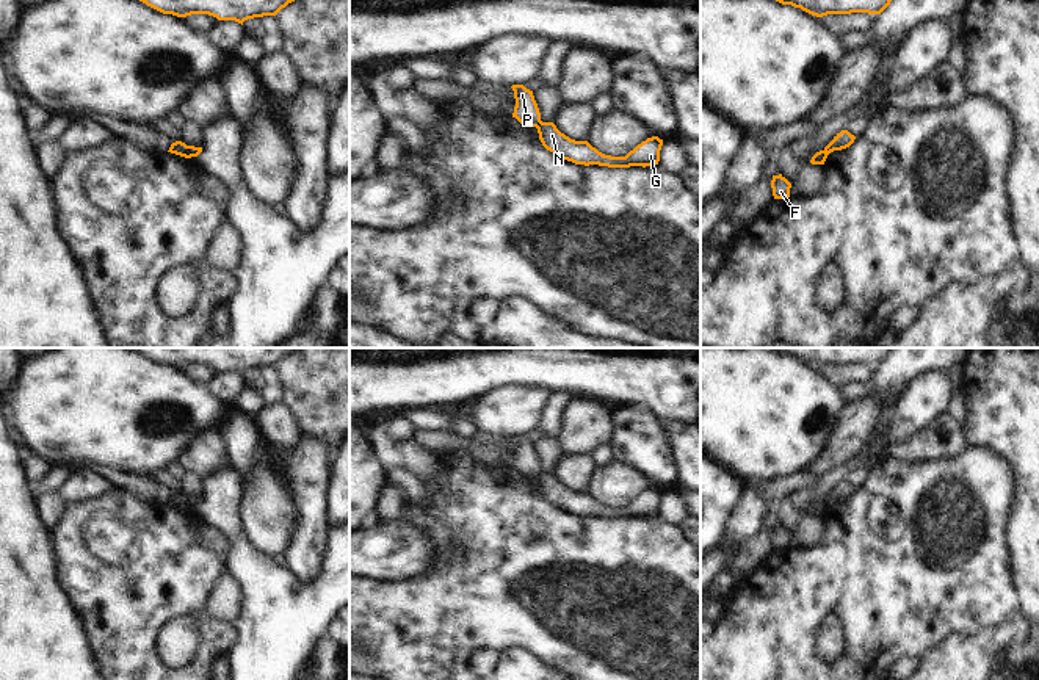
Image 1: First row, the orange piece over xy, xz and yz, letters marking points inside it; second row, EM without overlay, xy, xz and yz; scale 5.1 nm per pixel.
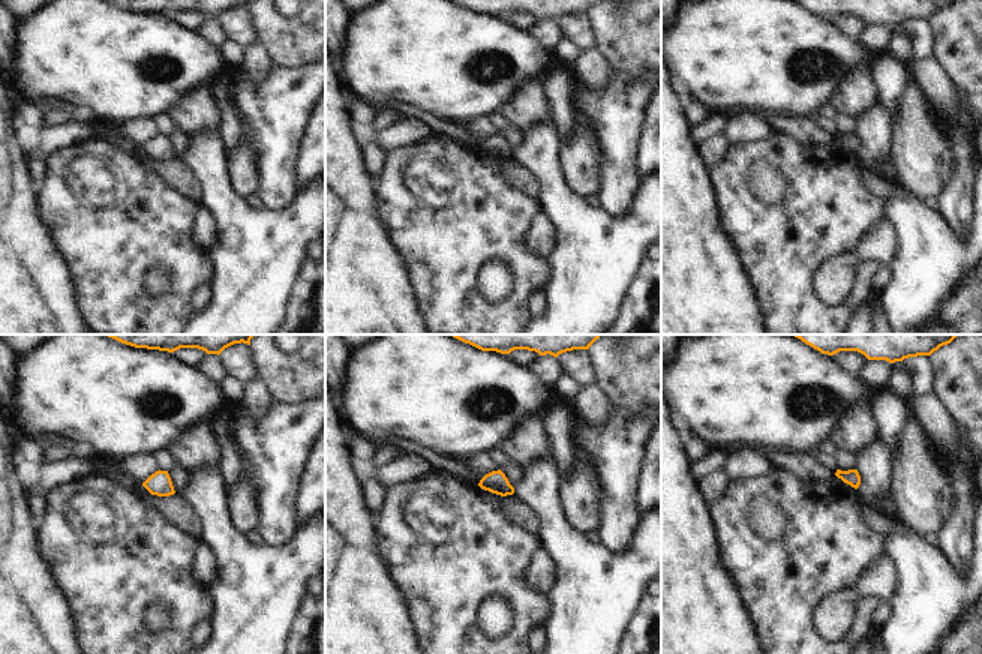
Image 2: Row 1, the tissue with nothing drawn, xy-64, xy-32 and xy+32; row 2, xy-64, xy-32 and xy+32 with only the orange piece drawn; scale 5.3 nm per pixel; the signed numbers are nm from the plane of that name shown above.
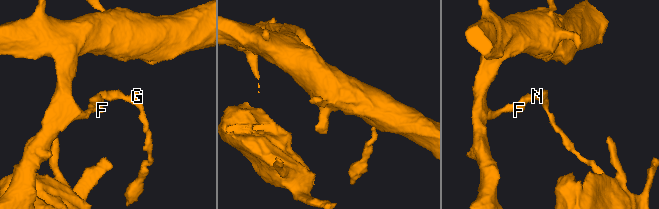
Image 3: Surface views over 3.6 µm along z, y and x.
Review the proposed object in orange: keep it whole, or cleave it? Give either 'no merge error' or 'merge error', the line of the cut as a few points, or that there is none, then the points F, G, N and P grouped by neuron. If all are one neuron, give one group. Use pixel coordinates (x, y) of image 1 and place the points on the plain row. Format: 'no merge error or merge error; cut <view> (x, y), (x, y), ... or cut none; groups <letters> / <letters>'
merge error; cut xz (541, 472), (536, 478); groups F P / G N

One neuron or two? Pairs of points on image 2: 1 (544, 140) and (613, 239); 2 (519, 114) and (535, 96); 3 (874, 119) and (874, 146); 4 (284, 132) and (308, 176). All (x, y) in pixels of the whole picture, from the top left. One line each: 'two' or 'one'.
1: one
2: one
3: one
4: two

